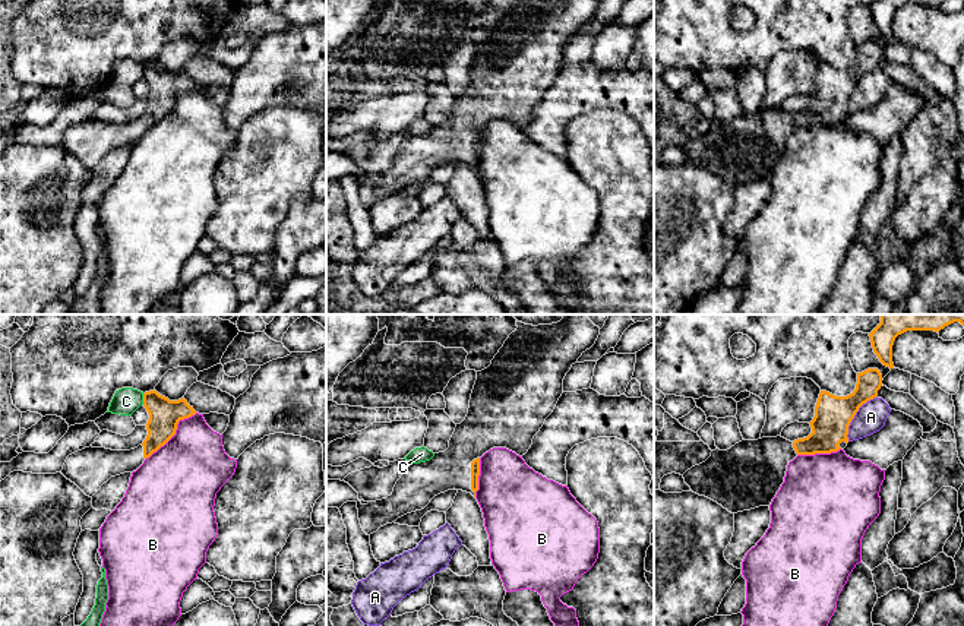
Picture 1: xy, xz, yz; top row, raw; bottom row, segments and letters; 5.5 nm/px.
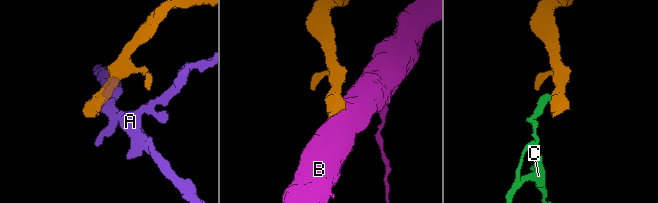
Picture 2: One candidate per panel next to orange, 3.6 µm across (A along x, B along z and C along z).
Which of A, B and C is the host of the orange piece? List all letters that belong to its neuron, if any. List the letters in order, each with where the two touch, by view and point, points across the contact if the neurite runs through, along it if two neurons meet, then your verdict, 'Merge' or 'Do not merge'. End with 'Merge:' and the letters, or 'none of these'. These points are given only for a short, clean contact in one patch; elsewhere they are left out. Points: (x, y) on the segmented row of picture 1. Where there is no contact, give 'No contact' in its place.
A: Touches orange at yz (855, 414). Boundary: yz (876, 395), (868, 400), (856, 413), (849, 426), (847, 440). Do not merge
B: Touches orange at xy (174, 433). Do not merge
C: Touches orange at xy (144, 400). Boundary: xy (142, 394), (144, 404). Do not merge
Merge: none of these

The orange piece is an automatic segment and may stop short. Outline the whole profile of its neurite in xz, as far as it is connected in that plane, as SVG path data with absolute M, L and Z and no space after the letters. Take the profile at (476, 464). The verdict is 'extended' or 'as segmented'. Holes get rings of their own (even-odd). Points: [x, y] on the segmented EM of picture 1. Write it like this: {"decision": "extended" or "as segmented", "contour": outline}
{"decision": "extended", "contour": "M565 314L557 323L538 326L516 320L516 326L492 364L477 372L468 414L456 424L449 448L434 453L430 461L405 468L386 499L367 505L357 500L360 525L367 535L407 513L424 509L434 496L448 490L474 496L478 490L480 458L490 449L506 448L519 456L525 455L562 396L566 373L600 335L600 328L585 314Z"}

